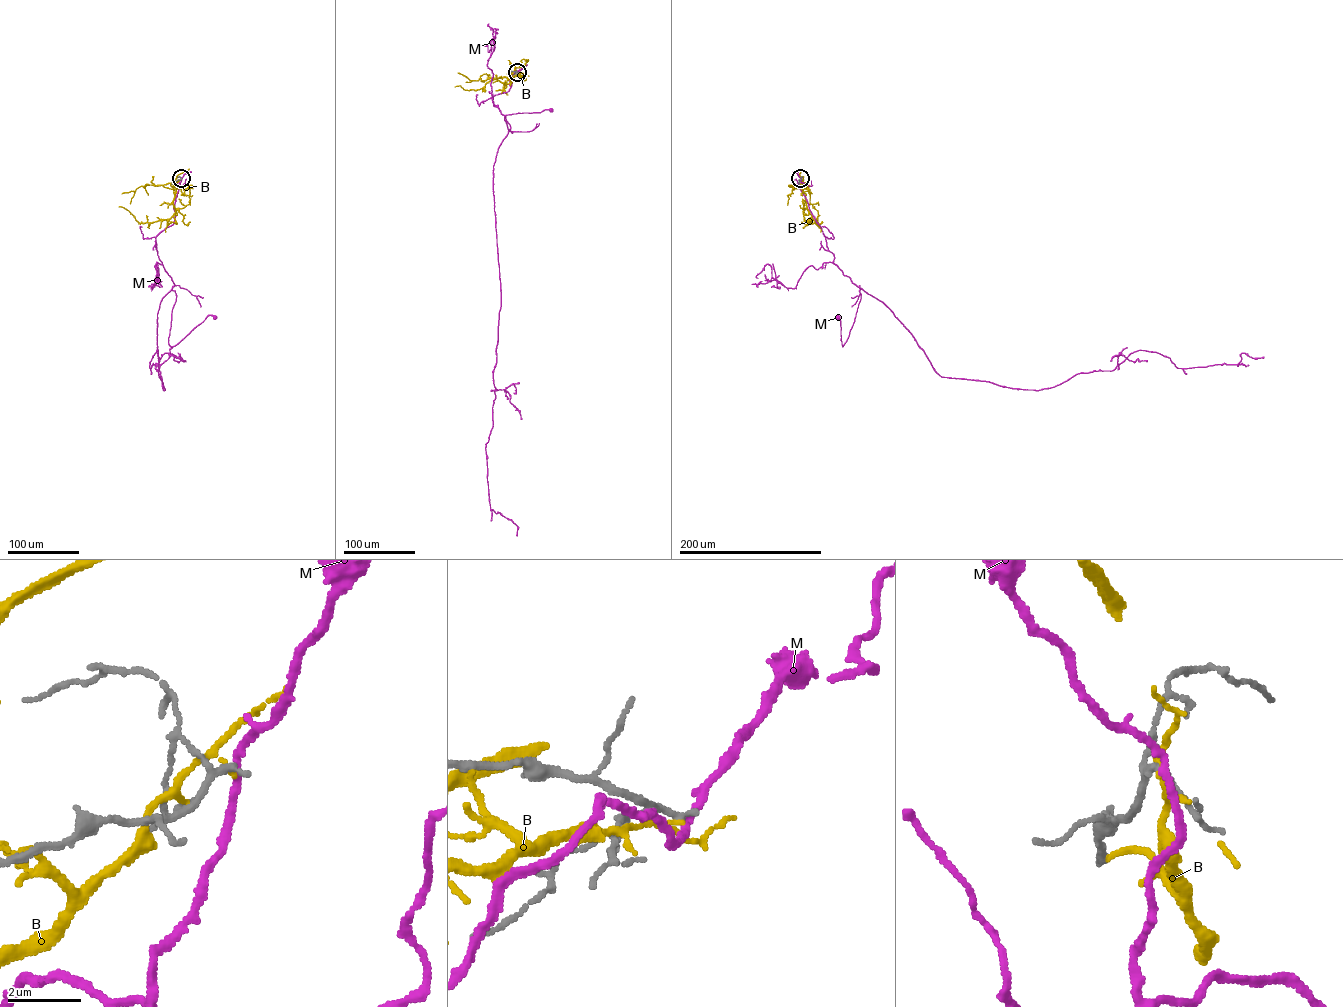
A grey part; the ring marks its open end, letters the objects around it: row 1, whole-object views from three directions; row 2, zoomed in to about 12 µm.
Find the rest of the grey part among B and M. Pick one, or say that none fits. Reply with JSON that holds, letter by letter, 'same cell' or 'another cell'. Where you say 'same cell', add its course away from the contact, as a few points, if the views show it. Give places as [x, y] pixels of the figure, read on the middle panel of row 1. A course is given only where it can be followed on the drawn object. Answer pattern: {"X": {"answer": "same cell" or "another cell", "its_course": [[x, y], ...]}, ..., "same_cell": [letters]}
{"B": {"answer": "another cell"}, "M": {"answer": "another cell"}, "same_cell": []}

